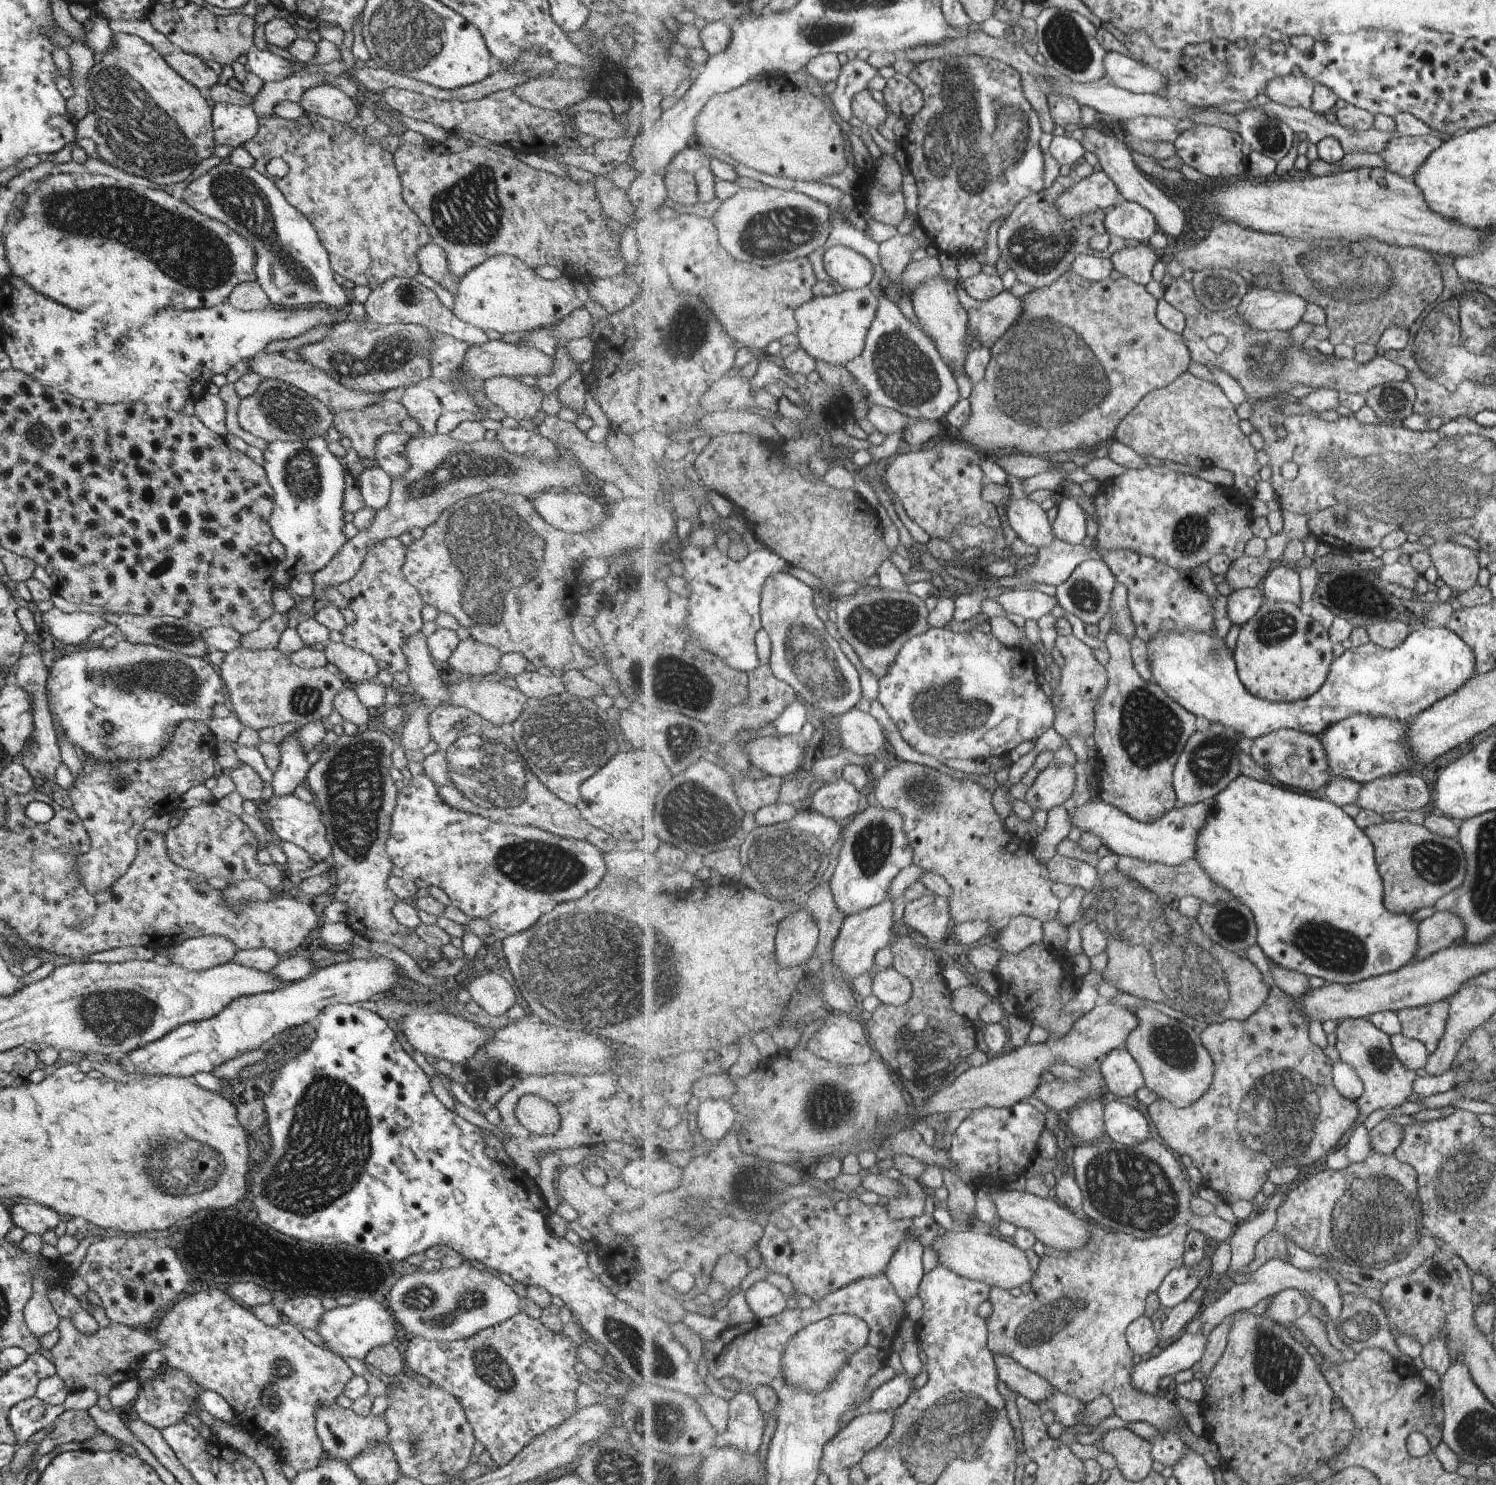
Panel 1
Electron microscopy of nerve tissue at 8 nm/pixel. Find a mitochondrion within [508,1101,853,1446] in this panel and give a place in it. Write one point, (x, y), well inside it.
(644, 1355)

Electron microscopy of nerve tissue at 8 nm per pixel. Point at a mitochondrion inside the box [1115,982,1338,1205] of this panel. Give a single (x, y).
(1273, 1116)

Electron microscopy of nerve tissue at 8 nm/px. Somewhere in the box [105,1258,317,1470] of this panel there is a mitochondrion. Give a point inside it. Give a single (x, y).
(270, 1398)

